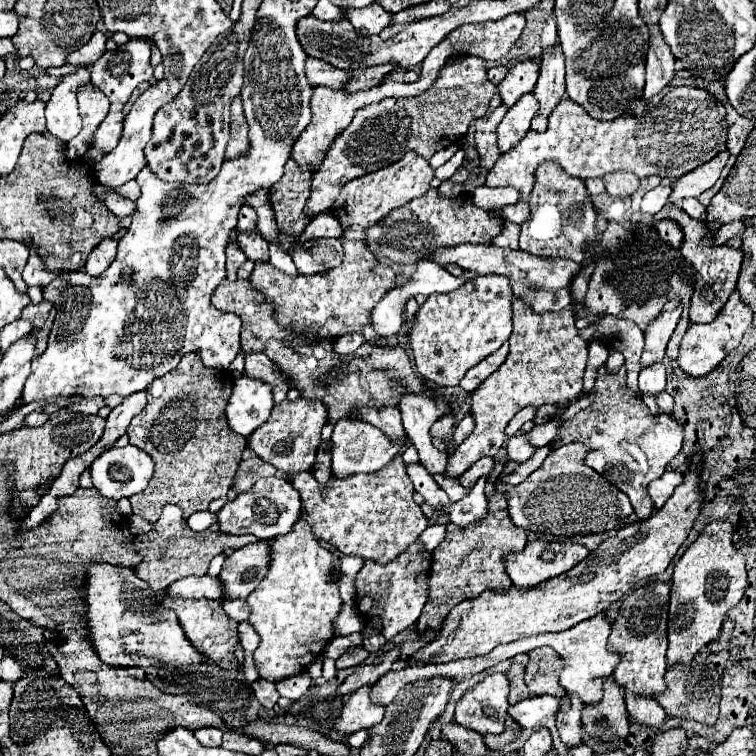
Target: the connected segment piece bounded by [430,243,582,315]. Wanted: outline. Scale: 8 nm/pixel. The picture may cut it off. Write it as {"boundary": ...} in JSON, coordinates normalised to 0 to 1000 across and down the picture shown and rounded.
{"boundary":[[[603,324],[593,329],[579,329],[571,340],[571,345],[582,351],[603,348],[606,353],[624,358],[630,364],[667,364],[672,366],[677,377],[677,388],[683,396],[690,396],[704,411],[709,414],[730,414],[730,411],[743,411],[757,401],[754,390],[754,377],[762,361],[770,358],[770,351],[757,345],[757,343],[743,343],[743,340],[709,340],[693,332],[677,332],[677,329],[664,329],[656,324]]]}

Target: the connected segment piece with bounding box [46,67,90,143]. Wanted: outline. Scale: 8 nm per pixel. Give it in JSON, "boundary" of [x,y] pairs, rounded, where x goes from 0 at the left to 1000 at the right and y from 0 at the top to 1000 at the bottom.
{"boundary":[[[106,89],[98,97],[87,99],[71,118],[69,128],[61,136],[61,160],[63,160],[63,173],[90,189],[106,176],[108,160],[103,152],[103,136],[101,136],[101,123],[119,107],[119,91]]]}

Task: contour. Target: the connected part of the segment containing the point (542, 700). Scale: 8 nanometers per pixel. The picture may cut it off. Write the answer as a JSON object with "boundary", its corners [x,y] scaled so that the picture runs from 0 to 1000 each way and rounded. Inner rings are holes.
{"boundary":[[[714,919],[714,922],[701,922],[690,925],[688,930],[677,933],[672,938],[672,946],[693,964],[709,964],[720,951],[735,948],[741,940],[741,930],[735,922],[728,919]]]}

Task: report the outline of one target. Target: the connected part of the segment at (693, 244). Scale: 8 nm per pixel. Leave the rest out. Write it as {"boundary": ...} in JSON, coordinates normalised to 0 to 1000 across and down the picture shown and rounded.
{"boundary":[[[881,271],[873,276],[865,290],[889,290],[894,292],[902,306],[905,306],[905,321],[902,321],[902,340],[915,348],[921,356],[921,372],[918,372],[918,390],[915,390],[915,403],[913,403],[913,425],[915,427],[939,427],[947,422],[950,411],[960,403],[963,393],[974,385],[974,372],[981,351],[981,332],[971,329],[966,324],[947,324],[944,311],[937,306],[931,292],[915,290],[907,284],[902,276],[892,271]]]}

